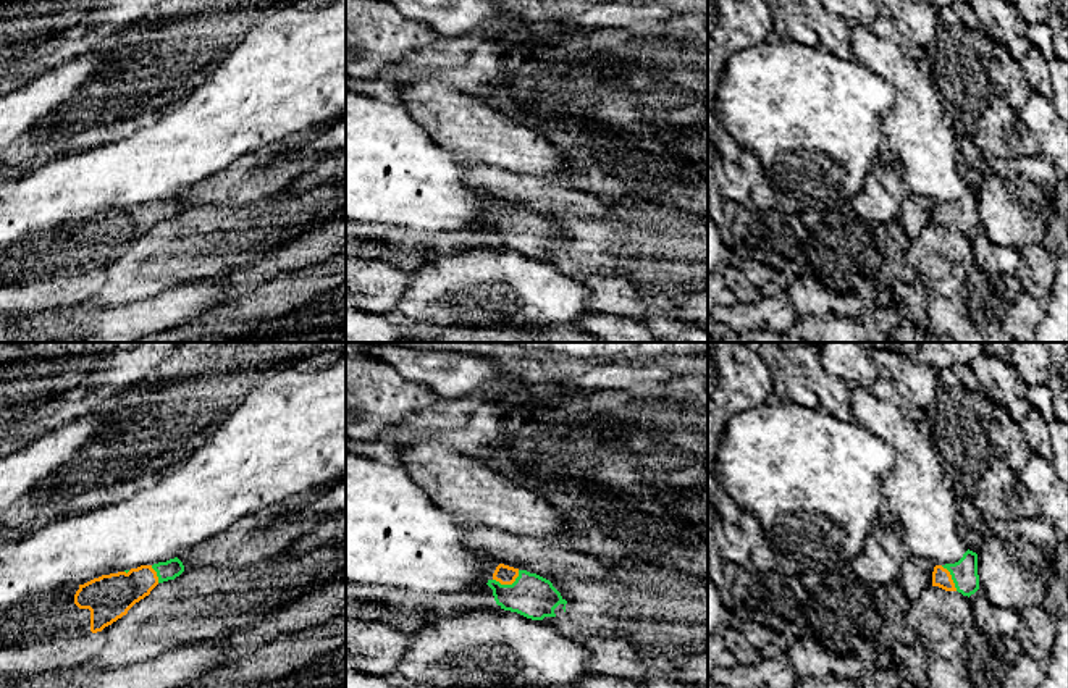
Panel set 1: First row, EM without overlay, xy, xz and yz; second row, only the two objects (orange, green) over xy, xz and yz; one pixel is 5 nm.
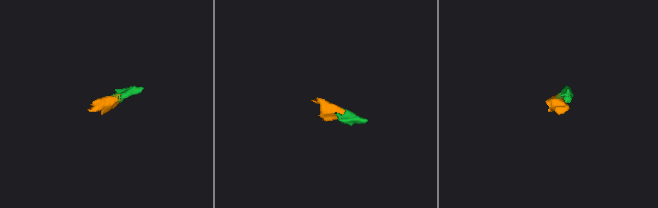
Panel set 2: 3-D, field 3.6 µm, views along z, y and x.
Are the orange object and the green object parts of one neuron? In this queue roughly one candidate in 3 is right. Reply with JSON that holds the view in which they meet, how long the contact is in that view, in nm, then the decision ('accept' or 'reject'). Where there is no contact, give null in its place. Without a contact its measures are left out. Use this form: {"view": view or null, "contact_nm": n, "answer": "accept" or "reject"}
{"view": "xz", "contact_nm": 140, "answer": "accept"}

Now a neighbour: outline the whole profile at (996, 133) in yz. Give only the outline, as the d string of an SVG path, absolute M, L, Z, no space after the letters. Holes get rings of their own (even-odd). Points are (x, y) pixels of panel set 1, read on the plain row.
M992 97L984 107L971 137L989 160L1015 158L1021 142L1018 113L1005 99Z

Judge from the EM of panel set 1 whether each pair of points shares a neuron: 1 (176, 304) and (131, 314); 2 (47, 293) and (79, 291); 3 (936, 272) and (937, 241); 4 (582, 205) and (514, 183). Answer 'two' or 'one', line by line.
1: one
2: one
3: one
4: one

